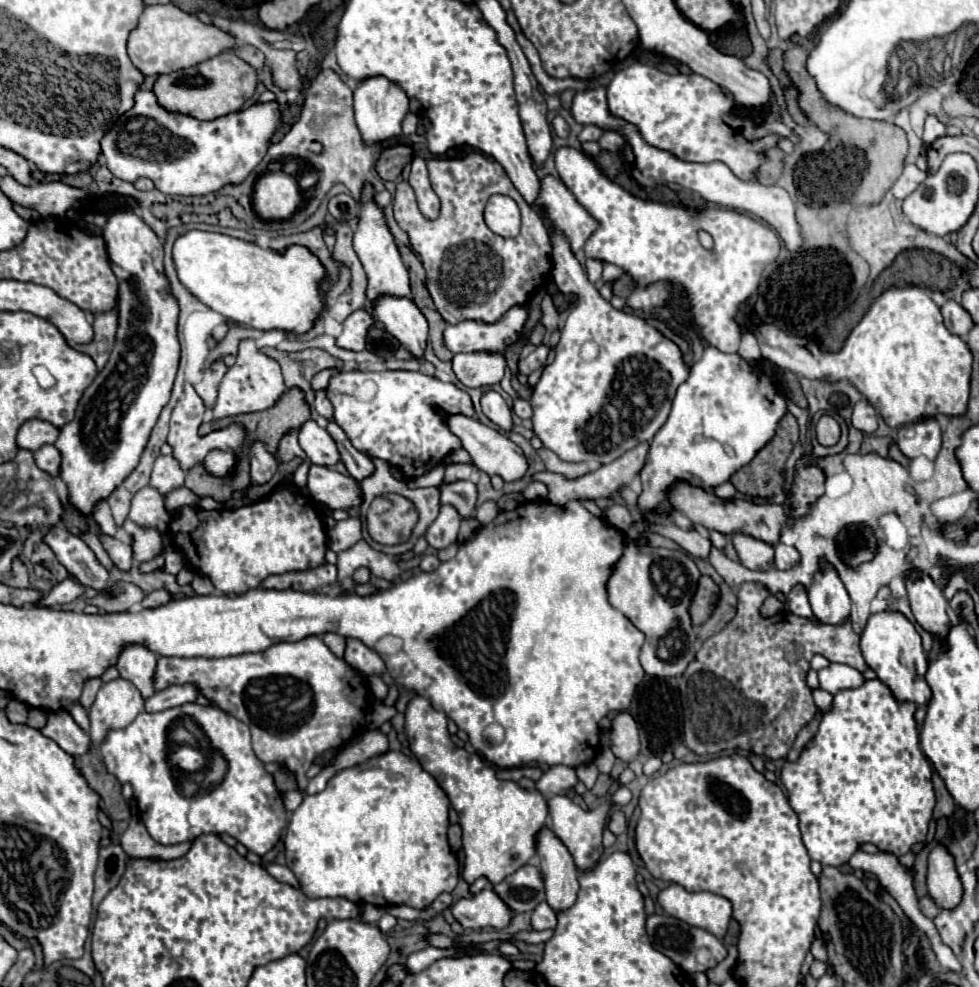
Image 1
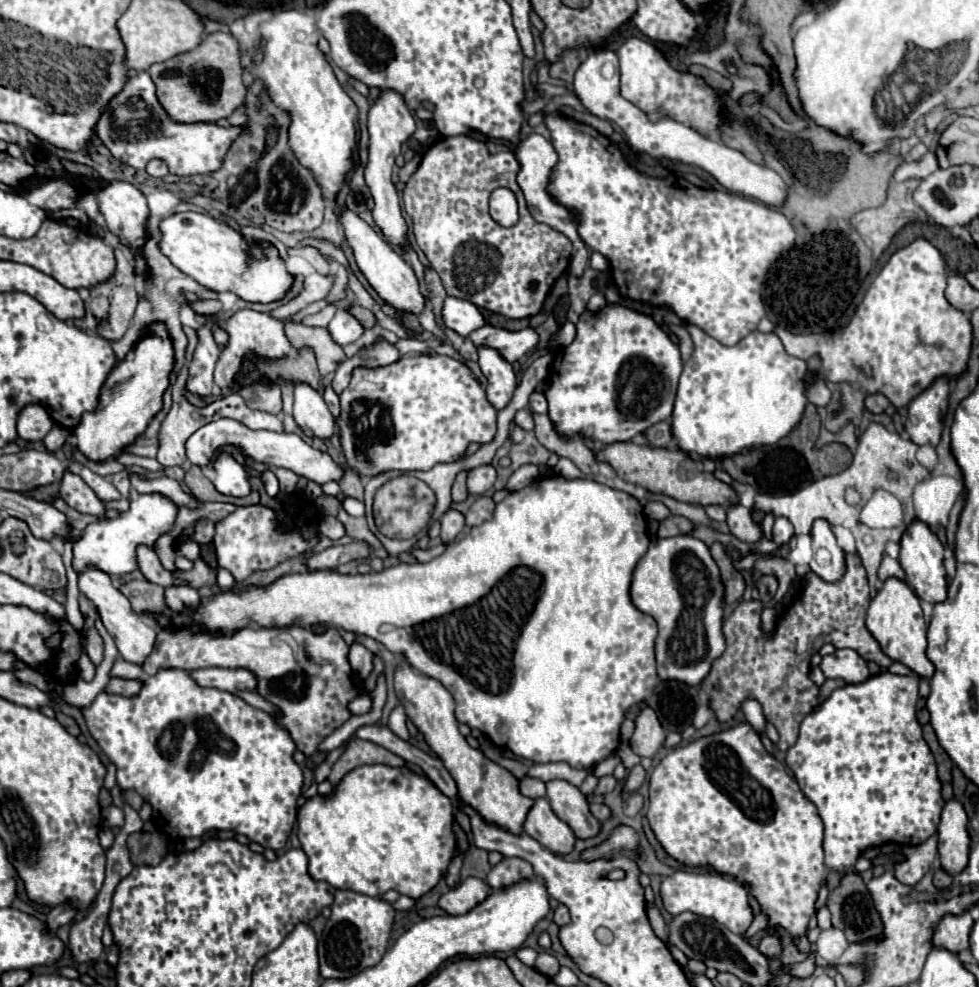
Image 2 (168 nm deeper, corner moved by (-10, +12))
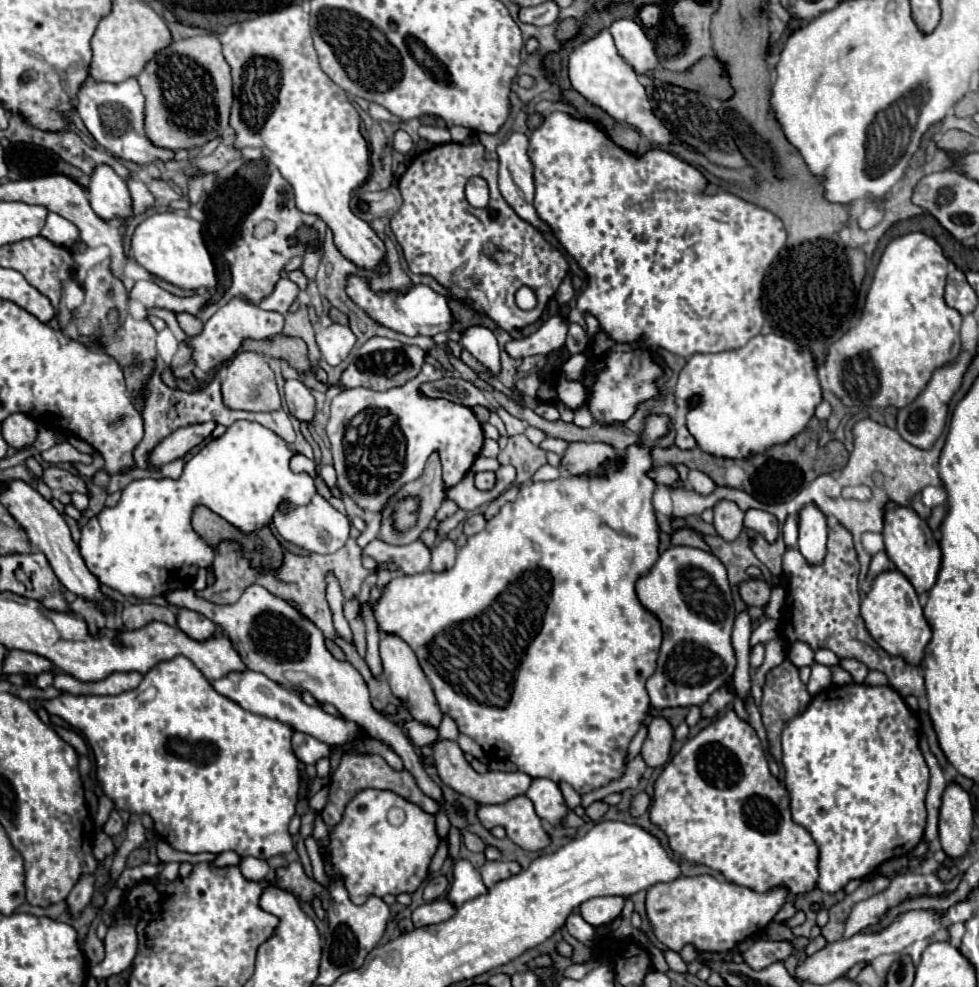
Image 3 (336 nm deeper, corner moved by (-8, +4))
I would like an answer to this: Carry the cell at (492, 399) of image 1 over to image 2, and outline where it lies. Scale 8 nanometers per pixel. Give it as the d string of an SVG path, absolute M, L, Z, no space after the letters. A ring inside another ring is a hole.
M489 348L479 350L479 366L481 366L483 376L487 378L487 398L489 398L489 402L497 410L505 408L511 402L513 392L517 388L513 366L509 362L505 362L497 354L497 350L489 350Z

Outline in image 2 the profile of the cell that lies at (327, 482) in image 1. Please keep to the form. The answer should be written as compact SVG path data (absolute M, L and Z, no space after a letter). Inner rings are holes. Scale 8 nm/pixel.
M221 418L217 422L205 424L201 430L197 430L189 438L189 442L187 442L187 458L191 460L191 464L197 464L197 466L205 468L205 466L209 466L215 460L215 456L219 454L219 450L223 450L225 446L235 446L241 456L251 458L255 462L289 468L289 470L297 472L299 476L303 476L307 480L313 480L317 484L325 484L325 482L331 482L331 480L339 482L343 478L343 474L345 474L345 470L327 452L319 452L319 450L311 448L297 434L267 432L267 430L249 430L241 422L229 420L229 418Z

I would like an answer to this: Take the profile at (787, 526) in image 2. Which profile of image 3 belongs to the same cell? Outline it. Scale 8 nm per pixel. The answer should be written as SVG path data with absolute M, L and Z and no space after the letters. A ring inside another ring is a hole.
M749 508L745 512L743 524L745 524L745 528L751 528L751 530L763 534L767 542L775 542L775 538L779 536L779 520L765 510Z

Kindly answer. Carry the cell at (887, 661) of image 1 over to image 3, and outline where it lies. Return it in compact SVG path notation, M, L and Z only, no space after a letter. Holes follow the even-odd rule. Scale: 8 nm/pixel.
M885 570L873 580L871 590L861 602L861 616L869 634L881 648L885 648L885 652L889 652L891 656L901 656L915 666L923 662L923 650L931 640L931 628L923 616L915 588L899 570Z

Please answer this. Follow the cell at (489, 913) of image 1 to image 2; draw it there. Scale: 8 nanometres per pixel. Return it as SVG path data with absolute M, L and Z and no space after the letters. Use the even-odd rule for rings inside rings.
M467 878L467 880L463 880L463 884L453 888L445 896L441 896L439 898L439 906L447 914L453 914L453 916L467 914L469 910L473 910L473 906L481 904L489 896L489 892L491 892L491 888L487 886L485 880Z

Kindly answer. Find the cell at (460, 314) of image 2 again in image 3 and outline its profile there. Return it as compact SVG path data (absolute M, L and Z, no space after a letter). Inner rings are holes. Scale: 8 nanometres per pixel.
M349 274L345 278L347 296L377 324L401 332L405 336L433 336L439 332L447 332L453 324L453 316L447 306L447 298L431 290L423 284L413 284L407 292L373 292L369 288L369 280L365 276Z

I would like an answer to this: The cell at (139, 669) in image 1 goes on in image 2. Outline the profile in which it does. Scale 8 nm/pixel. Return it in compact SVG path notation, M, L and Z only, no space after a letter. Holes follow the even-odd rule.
M85 570L81 576L79 576L79 590L95 602L95 608L97 612L101 614L101 620L105 624L105 628L109 630L109 634L113 636L121 656L127 660L127 662L133 662L137 666L143 666L143 662L147 660L147 656L155 650L155 640L157 640L157 630L139 614L135 614L131 610L131 604L129 600L111 584L111 578L101 572L101 570Z

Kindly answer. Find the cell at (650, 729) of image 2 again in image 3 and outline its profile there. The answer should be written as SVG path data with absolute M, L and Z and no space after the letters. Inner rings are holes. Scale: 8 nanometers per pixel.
M653 718L649 724L649 734L643 744L643 758L647 766L659 768L665 766L671 754L671 744L673 744L673 728L665 718Z

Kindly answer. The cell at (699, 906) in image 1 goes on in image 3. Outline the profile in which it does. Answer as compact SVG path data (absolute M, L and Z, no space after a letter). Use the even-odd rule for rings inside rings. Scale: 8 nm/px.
M701 874L689 878L681 876L673 882L651 886L645 896L645 910L655 938L669 950L681 952L683 946L691 944L697 952L727 952L733 950L739 942L753 938L763 928L767 928L787 898L789 888L785 886L777 886L759 894L727 880L721 882L709 874Z

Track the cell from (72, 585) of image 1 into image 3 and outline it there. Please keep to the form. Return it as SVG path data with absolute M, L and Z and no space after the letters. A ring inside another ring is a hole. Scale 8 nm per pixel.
M237 420L233 422L223 436L207 442L199 452L195 452L183 466L179 478L141 478L129 482L121 500L113 508L103 508L97 516L89 518L89 522L81 528L79 552L91 570L93 576L101 580L101 584L121 592L123 596L135 596L141 600L149 600L153 596L163 596L171 590L189 588L195 580L199 568L211 566L213 550L195 534L191 528L193 508L205 506L211 512L219 514L231 526L241 530L243 534L253 534L261 528L269 528L273 524L273 514L279 512L281 504L287 502L289 508L305 506L315 496L313 478L305 472L293 472L289 468L291 458L297 450L289 448L289 444L277 436L273 430L249 422Z

